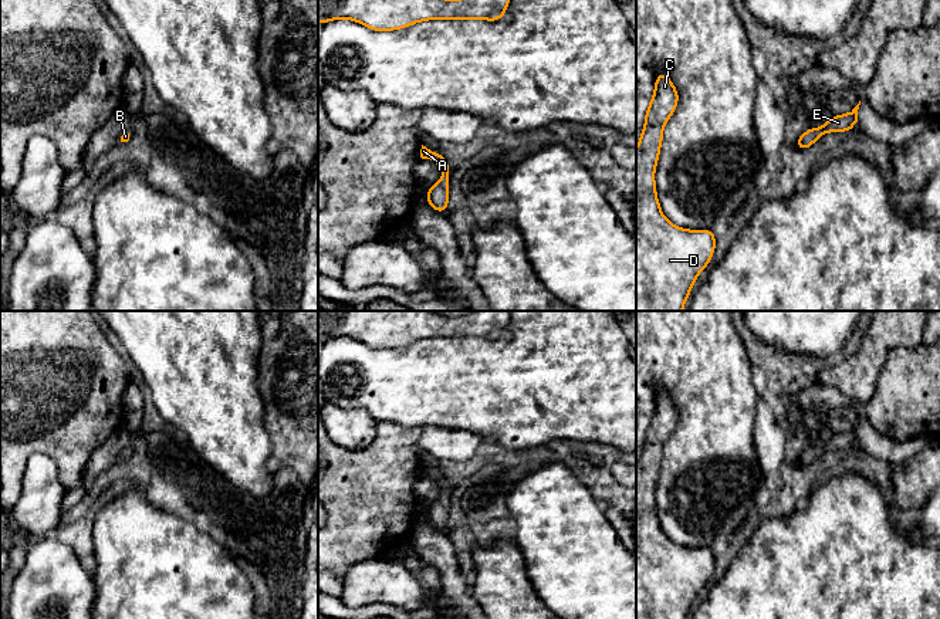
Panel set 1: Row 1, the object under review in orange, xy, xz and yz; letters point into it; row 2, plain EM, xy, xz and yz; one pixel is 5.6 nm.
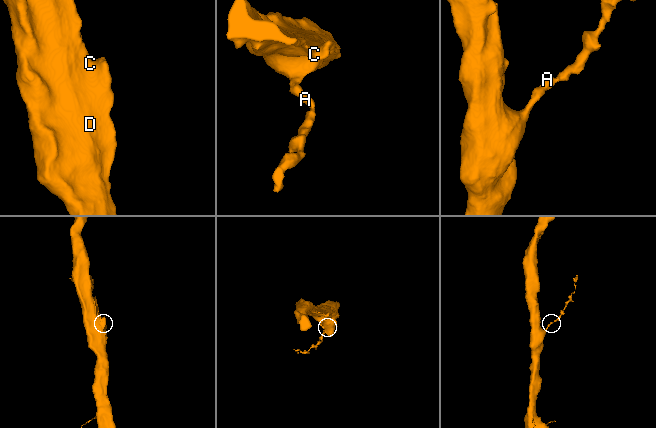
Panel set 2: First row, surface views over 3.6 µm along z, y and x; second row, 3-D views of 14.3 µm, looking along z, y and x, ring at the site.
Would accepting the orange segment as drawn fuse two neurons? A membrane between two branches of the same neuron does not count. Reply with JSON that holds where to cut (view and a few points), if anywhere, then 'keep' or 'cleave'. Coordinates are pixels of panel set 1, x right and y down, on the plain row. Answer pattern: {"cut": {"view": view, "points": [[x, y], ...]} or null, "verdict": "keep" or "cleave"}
{"cut": null, "verdict": "keep"}

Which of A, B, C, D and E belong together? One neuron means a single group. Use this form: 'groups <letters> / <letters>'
groups A B C D E

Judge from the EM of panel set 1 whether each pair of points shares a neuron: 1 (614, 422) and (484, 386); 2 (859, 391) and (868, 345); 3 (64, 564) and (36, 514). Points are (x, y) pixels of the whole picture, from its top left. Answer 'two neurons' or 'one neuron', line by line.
1: one neuron
2: one neuron
3: two neurons

